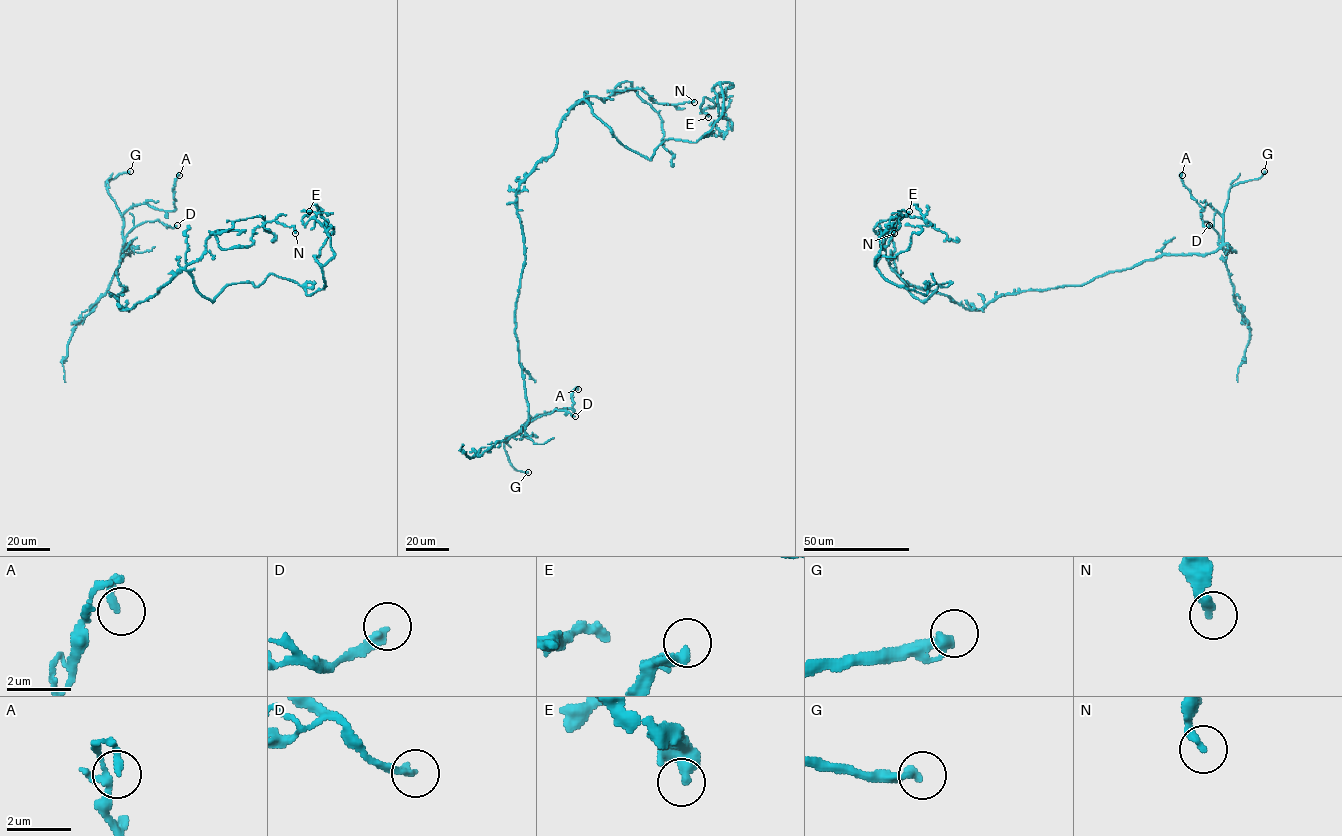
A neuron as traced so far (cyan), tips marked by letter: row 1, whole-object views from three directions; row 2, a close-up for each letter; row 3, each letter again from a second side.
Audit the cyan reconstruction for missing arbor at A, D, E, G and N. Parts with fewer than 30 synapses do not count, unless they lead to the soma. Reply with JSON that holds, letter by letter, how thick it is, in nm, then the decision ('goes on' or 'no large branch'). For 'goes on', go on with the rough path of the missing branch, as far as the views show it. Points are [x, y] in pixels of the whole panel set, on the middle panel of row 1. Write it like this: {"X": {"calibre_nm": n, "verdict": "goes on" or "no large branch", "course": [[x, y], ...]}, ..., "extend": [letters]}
{"A": {"calibre_nm": 200, "verdict": "no large branch"}, "D": {"calibre_nm": 220, "verdict": "no large branch"}, "E": {"calibre_nm": 340, "verdict": "no large branch"}, "G": {"calibre_nm": 320, "verdict": "goes on", "course": [[528, 472], [535, 470], [555, 431], [556, 423], [539, 414]]}, "N": {"calibre_nm": 280, "verdict": "no large branch"}, "extend": ["G"]}

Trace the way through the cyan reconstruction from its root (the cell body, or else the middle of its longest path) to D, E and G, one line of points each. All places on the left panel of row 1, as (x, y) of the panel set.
D: (140, 303), (118, 305), (126, 289), (116, 275), (130, 254), (125, 237), (147, 221), (177, 225)
E: (140, 303), (182, 269), (212, 301), (270, 273), (321, 289), (334, 252), (309, 211)
G: (140, 303), (118, 305), (126, 288), (117, 269), (130, 252), (123, 216), (106, 187), (130, 171)

